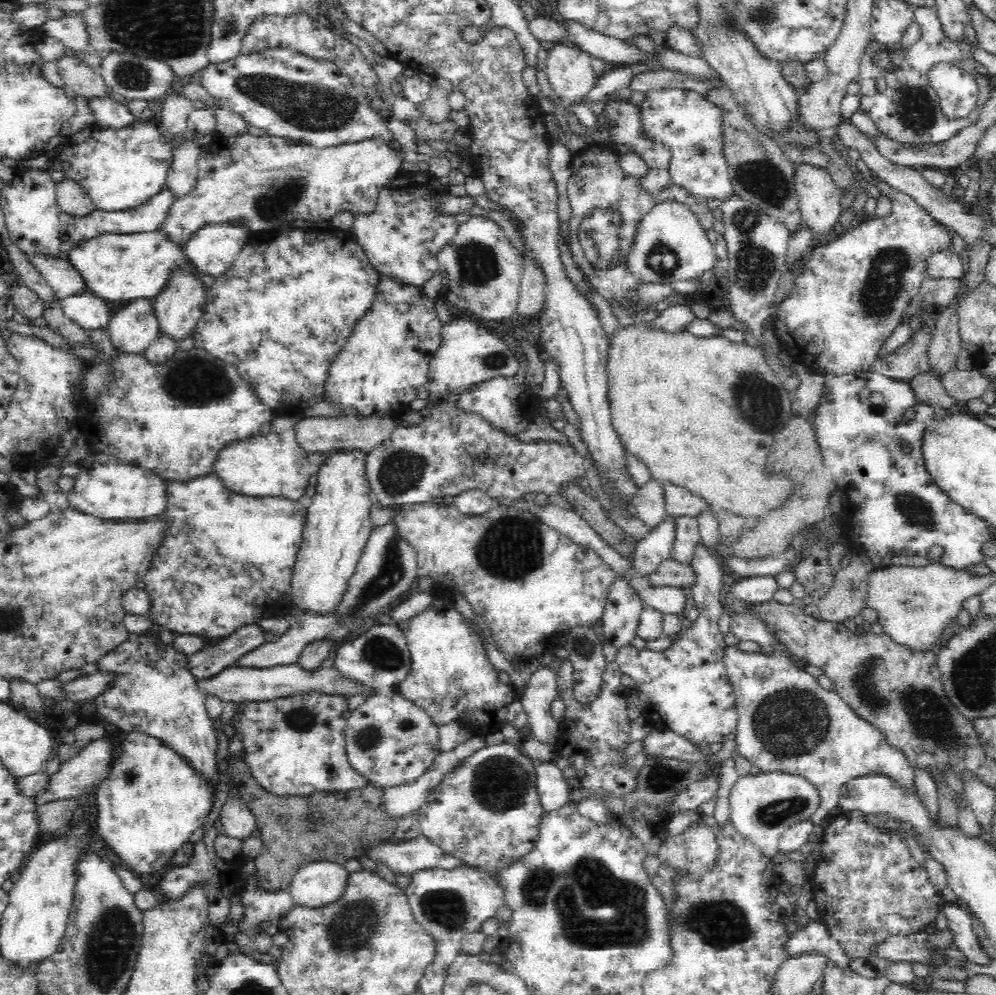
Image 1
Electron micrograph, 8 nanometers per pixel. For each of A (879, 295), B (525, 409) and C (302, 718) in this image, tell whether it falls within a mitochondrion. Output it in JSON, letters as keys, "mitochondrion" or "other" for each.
{"A":"mitochondrion","B":"other","C":"mitochondrion"}

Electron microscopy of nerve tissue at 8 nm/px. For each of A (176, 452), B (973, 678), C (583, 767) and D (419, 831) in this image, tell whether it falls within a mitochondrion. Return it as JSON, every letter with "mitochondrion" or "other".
{"A":"other","B":"mitochondrion","C":"other","D":"other"}

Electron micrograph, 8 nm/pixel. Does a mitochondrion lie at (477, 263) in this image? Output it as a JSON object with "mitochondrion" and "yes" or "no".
{"mitochondrion":"yes"}

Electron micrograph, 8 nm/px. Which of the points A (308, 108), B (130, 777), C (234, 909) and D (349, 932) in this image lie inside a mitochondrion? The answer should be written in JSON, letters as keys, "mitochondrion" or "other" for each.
{"A":"mitochondrion","B":"mitochondrion","C":"other","D":"mitochondrion"}

